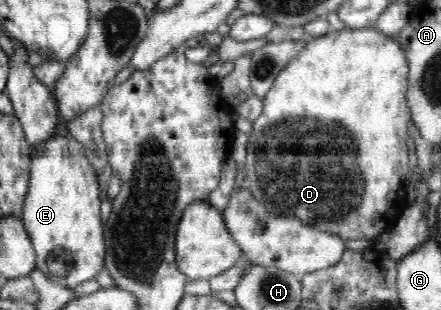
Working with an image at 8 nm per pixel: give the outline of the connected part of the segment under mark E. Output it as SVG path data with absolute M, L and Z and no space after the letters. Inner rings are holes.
M55 134L39 148L35 148L34 154L31 158L29 188L21 219L35 249L36 268L53 283L75 289L84 282L96 278L105 265L104 224L99 211L104 192L99 187L97 174L87 158L84 144L77 142L69 134Z

